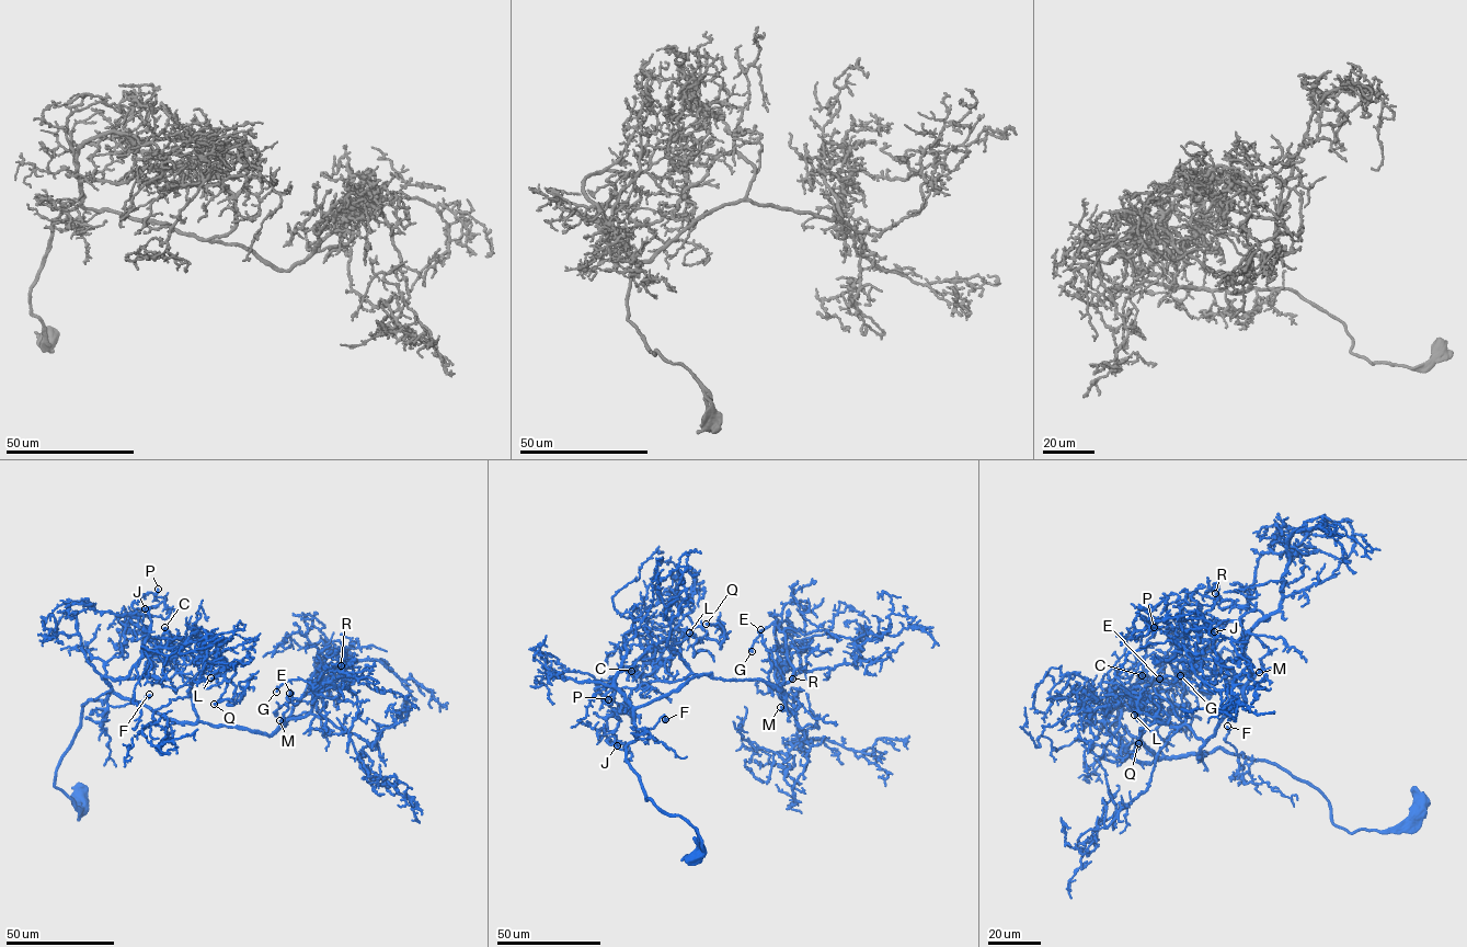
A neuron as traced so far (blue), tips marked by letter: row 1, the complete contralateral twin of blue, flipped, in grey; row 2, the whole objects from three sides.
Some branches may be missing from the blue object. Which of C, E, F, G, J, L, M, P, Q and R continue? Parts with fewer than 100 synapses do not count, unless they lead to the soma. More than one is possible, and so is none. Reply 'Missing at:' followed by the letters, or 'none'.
Missing at: none

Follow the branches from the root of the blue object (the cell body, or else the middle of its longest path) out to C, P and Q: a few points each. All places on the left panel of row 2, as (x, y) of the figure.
C: (80, 797), (80, 809), (55, 785), (82, 706), (107, 698), (104, 676), (128, 674), (145, 639), (164, 627)
P: (80, 797), (56, 769), (82, 706), (112, 691), (76, 615), (137, 618), (158, 589)
Q: (80, 797), (55, 773), (106, 675), (176, 689), (218, 659), (236, 703), (214, 704)

